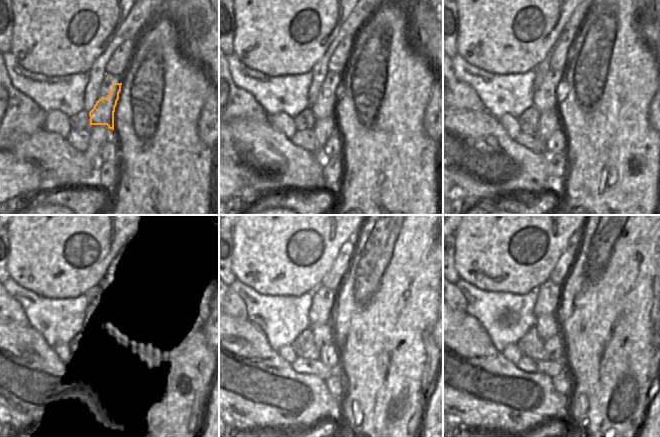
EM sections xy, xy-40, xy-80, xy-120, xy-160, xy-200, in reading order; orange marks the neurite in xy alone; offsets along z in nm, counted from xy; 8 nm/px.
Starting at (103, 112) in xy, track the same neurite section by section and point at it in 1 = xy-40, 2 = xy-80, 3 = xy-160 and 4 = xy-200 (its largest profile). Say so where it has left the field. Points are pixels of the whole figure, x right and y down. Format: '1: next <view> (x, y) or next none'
1: next xy-40 (322, 107)
2: next xy-80 (540, 101)
3: next xy-160 (322, 297)
4: next xy-200 (548, 295)

